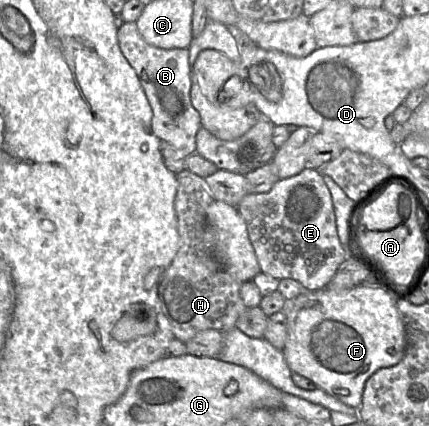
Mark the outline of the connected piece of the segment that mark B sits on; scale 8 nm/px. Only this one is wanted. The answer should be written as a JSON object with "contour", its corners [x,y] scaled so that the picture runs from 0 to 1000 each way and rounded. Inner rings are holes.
{"contour":[[[275,42],[273,92],[280,117],[312,162],[354,256],[354,310],[389,331],[427,371],[457,357],[457,315],[469,277],[445,242],[445,155],[441,115],[378,115],[345,103],[326,82],[317,52],[287,52]]]}

